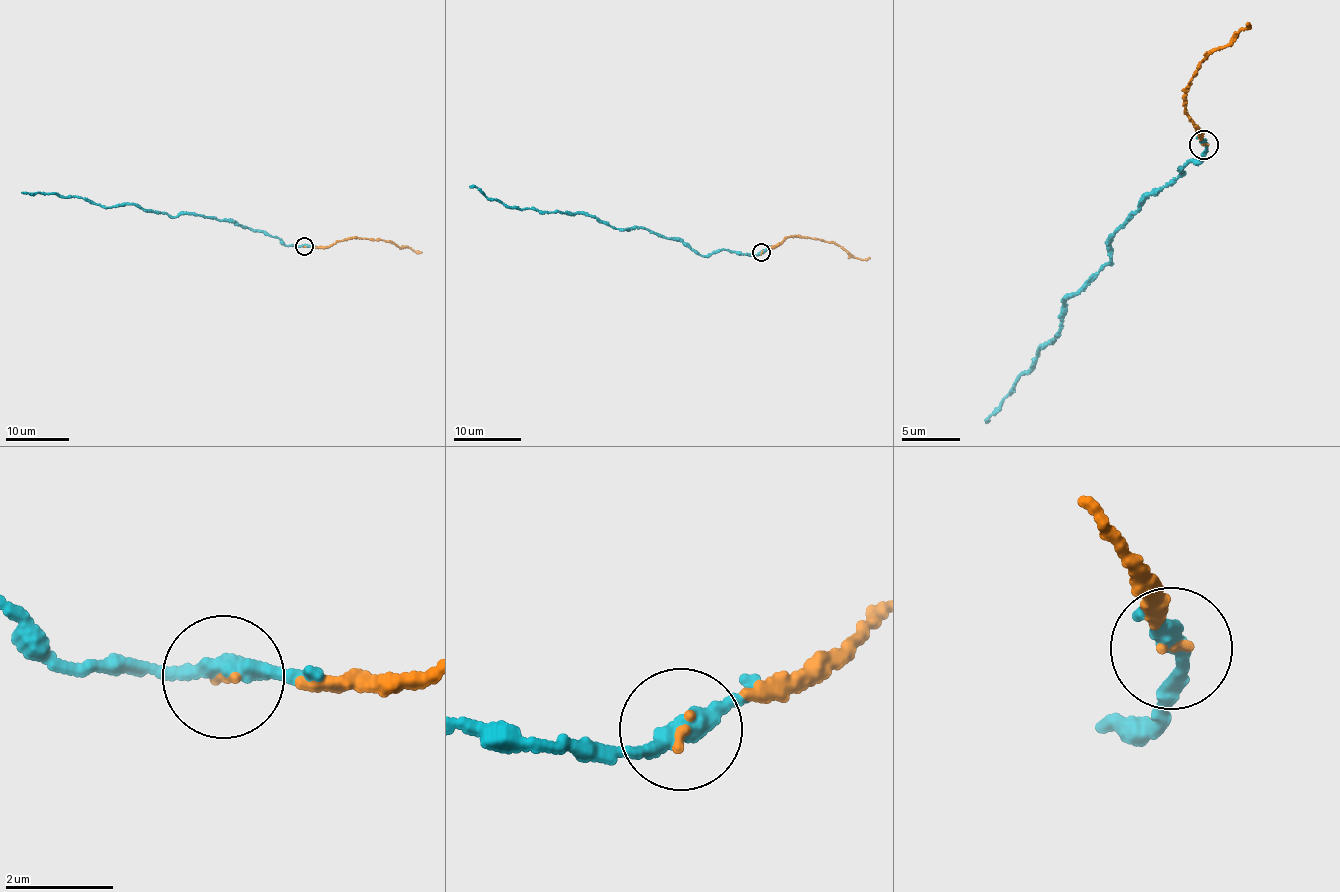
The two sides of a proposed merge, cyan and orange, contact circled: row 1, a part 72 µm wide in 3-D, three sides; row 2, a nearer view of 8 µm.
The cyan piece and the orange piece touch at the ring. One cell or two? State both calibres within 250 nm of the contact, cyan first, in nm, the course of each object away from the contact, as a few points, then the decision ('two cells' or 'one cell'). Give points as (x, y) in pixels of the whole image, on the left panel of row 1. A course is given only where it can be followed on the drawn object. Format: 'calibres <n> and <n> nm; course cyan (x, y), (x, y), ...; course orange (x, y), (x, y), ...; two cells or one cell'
calibres 320 and 130 nm; course cyan (304, 246), (187, 212), (175, 216), (131, 204), (110, 208), (89, 199), (22, 192); course orange (304, 246), (316, 248), (351, 237), (394, 242), (400, 247), (421, 252); one cell

